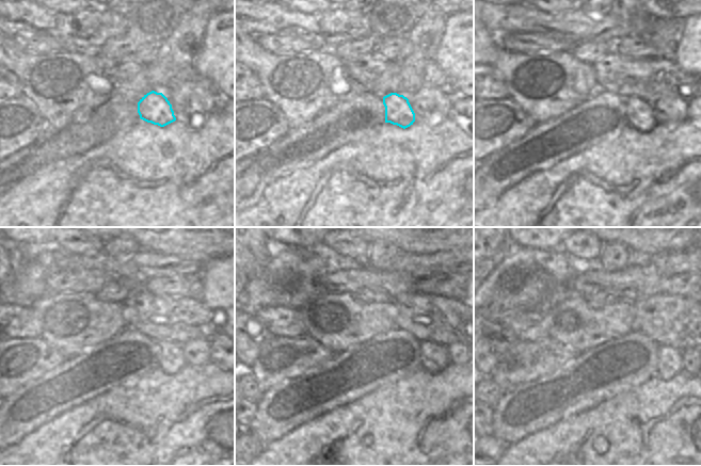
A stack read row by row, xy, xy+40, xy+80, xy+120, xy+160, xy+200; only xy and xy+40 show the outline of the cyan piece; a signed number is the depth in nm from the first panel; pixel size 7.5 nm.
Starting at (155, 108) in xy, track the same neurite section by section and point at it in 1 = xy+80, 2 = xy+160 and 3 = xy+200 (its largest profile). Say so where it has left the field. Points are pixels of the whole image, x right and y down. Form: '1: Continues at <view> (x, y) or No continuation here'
1: Continues at xy+80 (640, 114)
2: Continues at xy+160 (434, 357)
3: Continues at xy+200 (669, 357).

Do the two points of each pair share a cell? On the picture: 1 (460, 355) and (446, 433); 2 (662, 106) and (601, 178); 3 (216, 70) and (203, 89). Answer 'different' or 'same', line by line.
1: different
2: different
3: different

